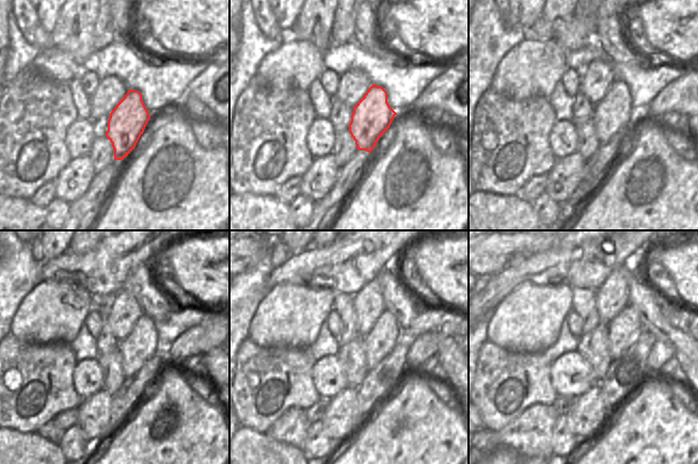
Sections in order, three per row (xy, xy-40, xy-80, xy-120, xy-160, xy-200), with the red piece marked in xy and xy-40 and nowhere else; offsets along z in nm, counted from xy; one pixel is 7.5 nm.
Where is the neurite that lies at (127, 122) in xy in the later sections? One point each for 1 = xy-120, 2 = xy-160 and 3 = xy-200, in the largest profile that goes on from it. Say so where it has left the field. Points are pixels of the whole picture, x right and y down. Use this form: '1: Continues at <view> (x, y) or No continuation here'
1: Continues at xy-120 (141, 345)
2: Continues at xy-160 (378, 344)
3: Continues at xy-200 (623, 331).

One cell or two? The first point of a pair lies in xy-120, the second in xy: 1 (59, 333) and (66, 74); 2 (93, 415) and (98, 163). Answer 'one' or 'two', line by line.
1: one
2: two

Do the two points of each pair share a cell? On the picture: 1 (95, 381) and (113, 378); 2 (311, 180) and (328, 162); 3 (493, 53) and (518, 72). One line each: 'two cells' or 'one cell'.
1: two cells
2: one cell
3: two cells

